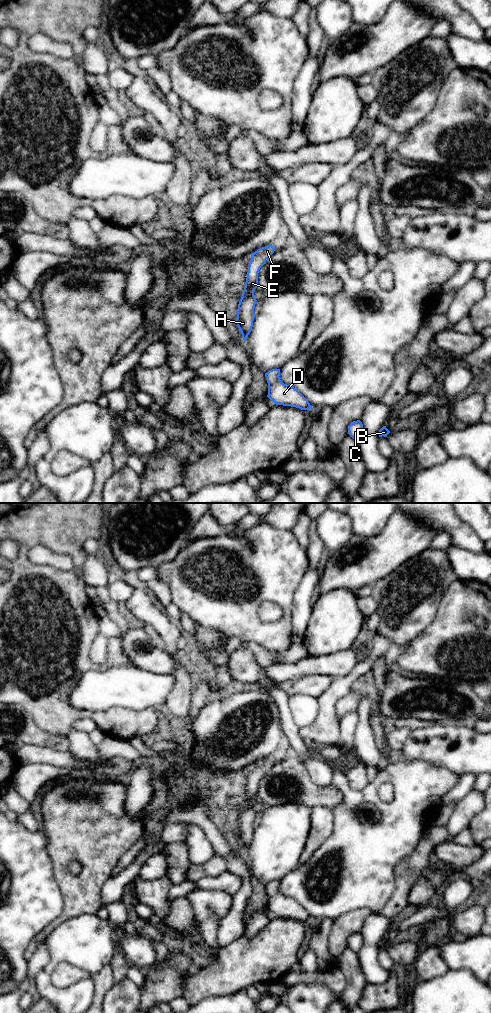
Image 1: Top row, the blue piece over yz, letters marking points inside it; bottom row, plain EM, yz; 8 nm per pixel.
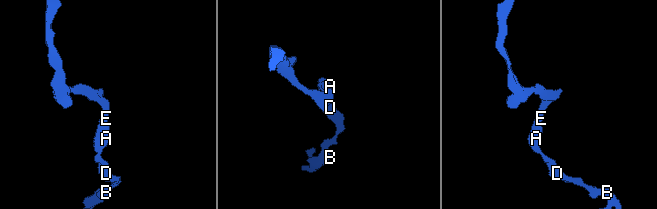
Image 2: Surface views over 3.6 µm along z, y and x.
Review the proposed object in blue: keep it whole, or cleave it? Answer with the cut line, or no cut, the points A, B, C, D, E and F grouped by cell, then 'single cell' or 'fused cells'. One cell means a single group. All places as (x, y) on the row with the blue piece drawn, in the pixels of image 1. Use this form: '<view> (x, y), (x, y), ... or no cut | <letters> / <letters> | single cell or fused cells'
no cut | A B C D E F | single cell

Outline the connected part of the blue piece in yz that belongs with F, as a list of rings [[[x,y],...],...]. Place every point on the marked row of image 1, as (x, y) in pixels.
[[[272,244],[262,247],[251,255],[248,266],[247,278],[242,297],[238,304],[236,324],[246,341],[251,332],[254,321],[254,307],[256,298],[254,290],[258,287],[258,273],[260,268],[266,263],[267,259],[274,253],[275,248]]]

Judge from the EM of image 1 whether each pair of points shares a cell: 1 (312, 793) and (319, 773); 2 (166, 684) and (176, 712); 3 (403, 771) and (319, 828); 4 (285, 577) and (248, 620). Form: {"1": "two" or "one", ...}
{"1": "two", "2": "two", "3": "two", "4": "one"}

